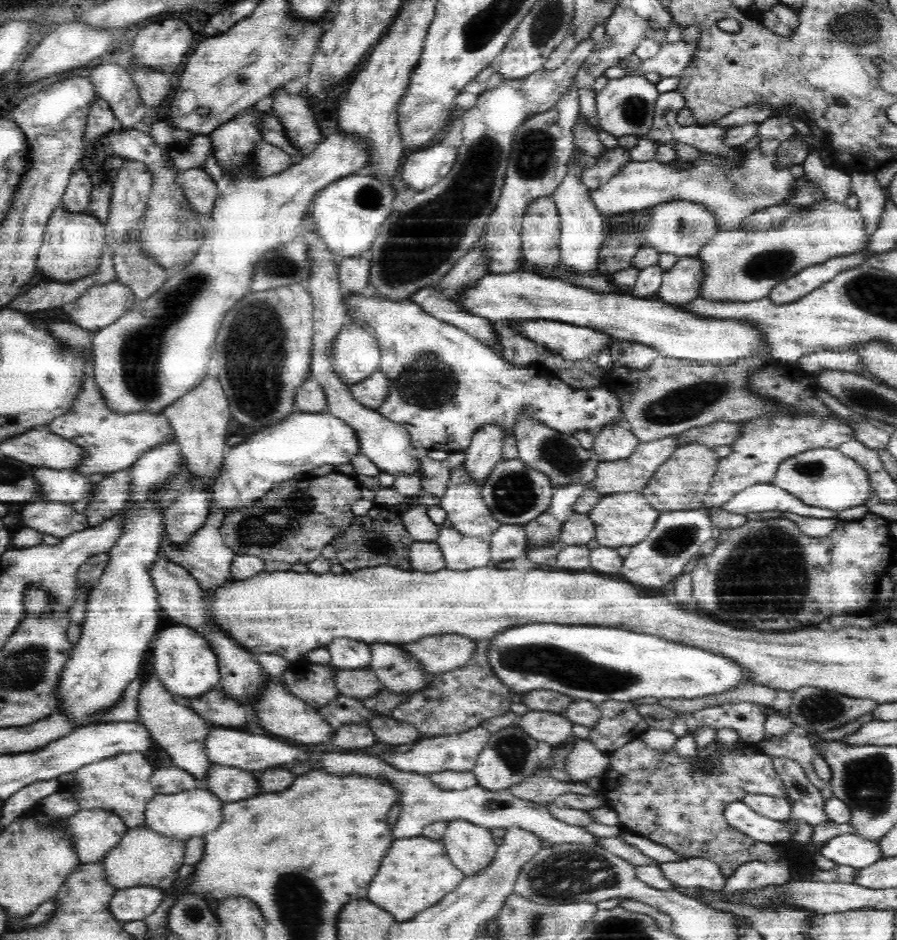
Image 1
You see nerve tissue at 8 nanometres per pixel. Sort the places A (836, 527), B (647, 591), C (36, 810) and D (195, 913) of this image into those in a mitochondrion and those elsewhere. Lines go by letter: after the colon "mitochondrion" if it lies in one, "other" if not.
A: other
B: other
C: other
D: mitochondrion

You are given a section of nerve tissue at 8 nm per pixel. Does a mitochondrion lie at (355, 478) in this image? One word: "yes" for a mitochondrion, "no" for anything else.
no

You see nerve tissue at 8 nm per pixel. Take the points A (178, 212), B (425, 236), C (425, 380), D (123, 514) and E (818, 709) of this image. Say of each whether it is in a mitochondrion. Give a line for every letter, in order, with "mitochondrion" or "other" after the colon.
A: mitochondrion
B: mitochondrion
C: mitochondrion
D: other
E: mitochondrion

